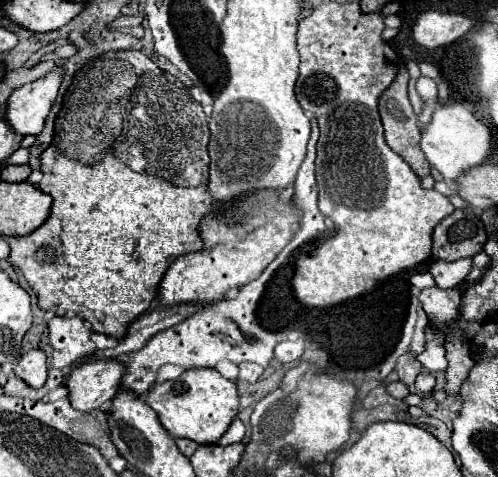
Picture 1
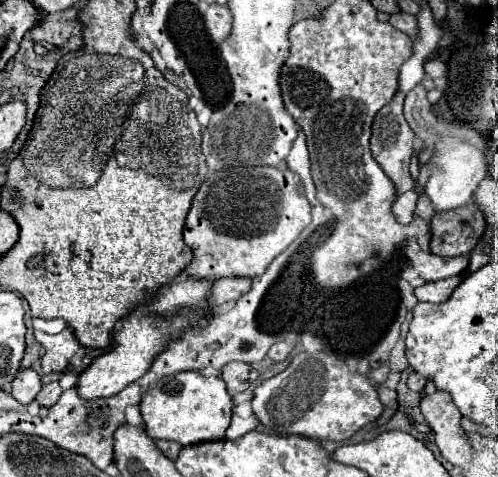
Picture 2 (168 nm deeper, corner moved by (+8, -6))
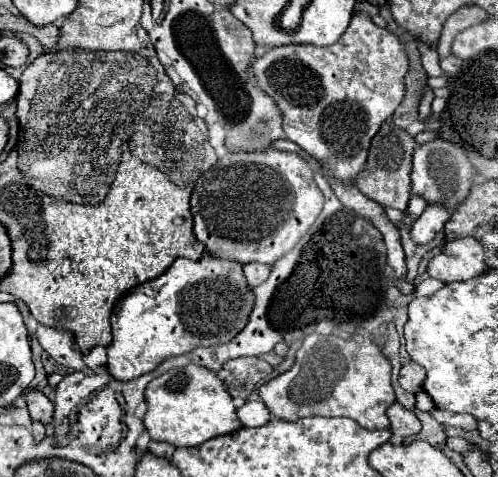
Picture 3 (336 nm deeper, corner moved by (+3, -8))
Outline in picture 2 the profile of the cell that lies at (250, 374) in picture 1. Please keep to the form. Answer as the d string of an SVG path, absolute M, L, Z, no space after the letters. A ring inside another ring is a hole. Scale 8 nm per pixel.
M228 362L220 370L220 376L226 382L228 394L234 396L238 392L244 392L258 378L258 370L254 370L250 364L244 362Z

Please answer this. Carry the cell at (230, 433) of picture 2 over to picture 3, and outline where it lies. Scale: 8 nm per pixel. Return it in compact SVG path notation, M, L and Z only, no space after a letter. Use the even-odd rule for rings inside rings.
M257 400L257 402L245 402L237 410L237 416L245 428L259 428L271 420L271 416L267 418L267 412L269 410L265 408L265 404L261 404L261 400Z

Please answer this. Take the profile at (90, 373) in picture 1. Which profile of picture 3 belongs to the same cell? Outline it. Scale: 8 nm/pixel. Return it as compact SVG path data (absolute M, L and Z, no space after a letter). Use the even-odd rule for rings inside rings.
M205 254L201 260L181 258L159 278L139 284L123 296L111 314L113 342L107 348L107 372L113 380L129 382L153 372L163 360L181 356L197 346L225 344L249 320L253 292L245 284L241 264Z

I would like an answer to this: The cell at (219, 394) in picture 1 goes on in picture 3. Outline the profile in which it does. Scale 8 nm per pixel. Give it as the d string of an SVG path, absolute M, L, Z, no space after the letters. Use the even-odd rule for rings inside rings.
M185 366L169 370L157 376L145 390L147 414L143 418L145 428L153 440L169 442L173 446L197 446L209 438L221 434L233 434L241 428L241 422L235 414L231 396L215 372L209 372L201 366Z

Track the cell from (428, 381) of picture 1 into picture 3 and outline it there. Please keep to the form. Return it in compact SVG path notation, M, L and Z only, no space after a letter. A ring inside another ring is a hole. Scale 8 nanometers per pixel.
M407 362L401 372L399 372L399 384L407 390L407 392L421 392L423 384L425 384L425 370L419 364Z

